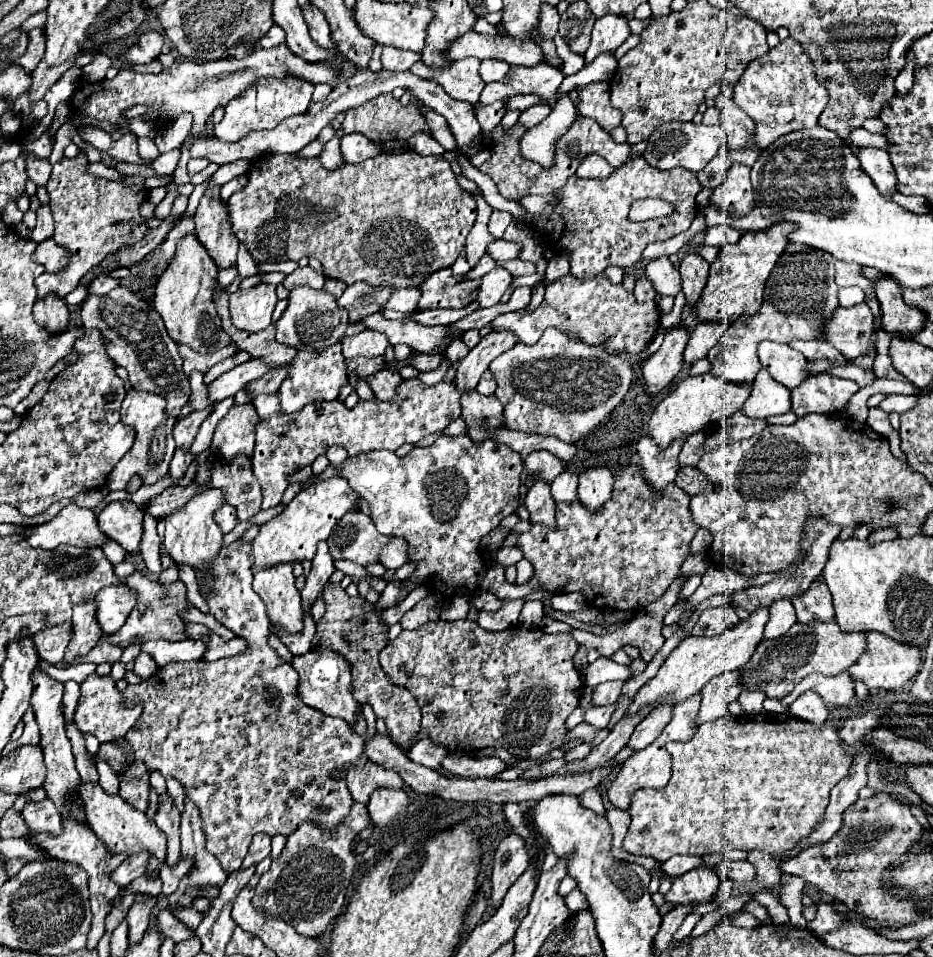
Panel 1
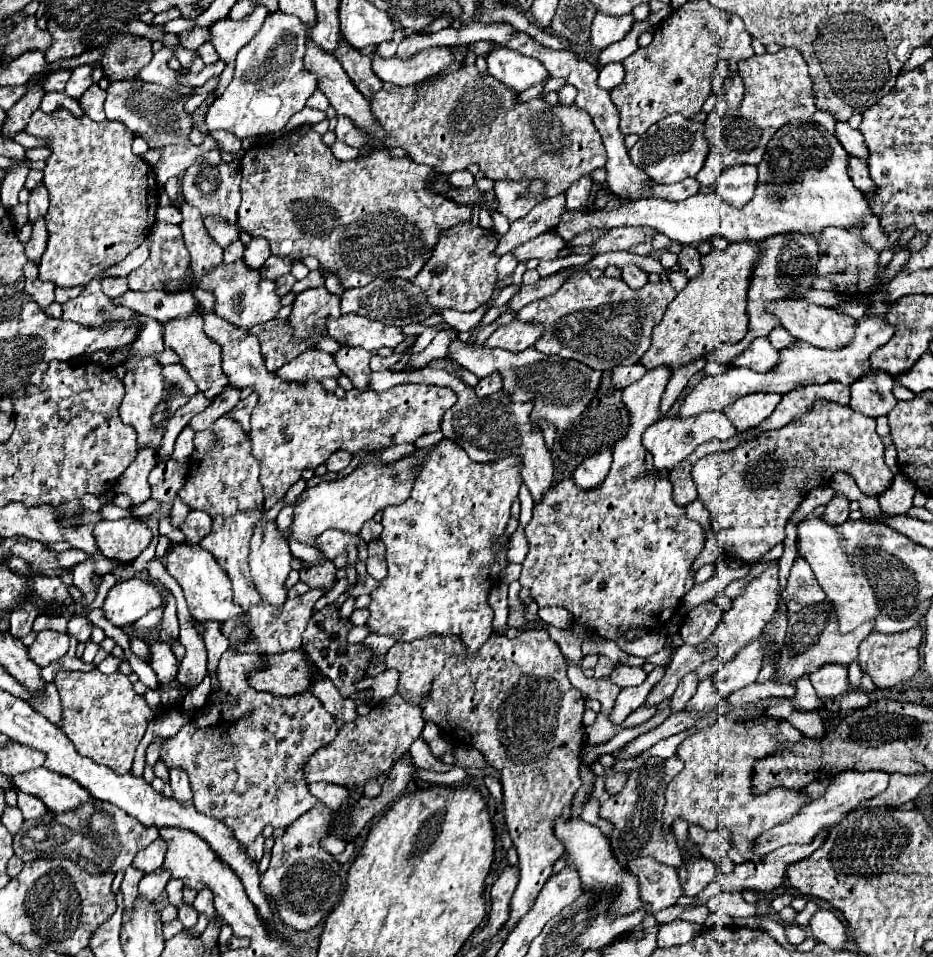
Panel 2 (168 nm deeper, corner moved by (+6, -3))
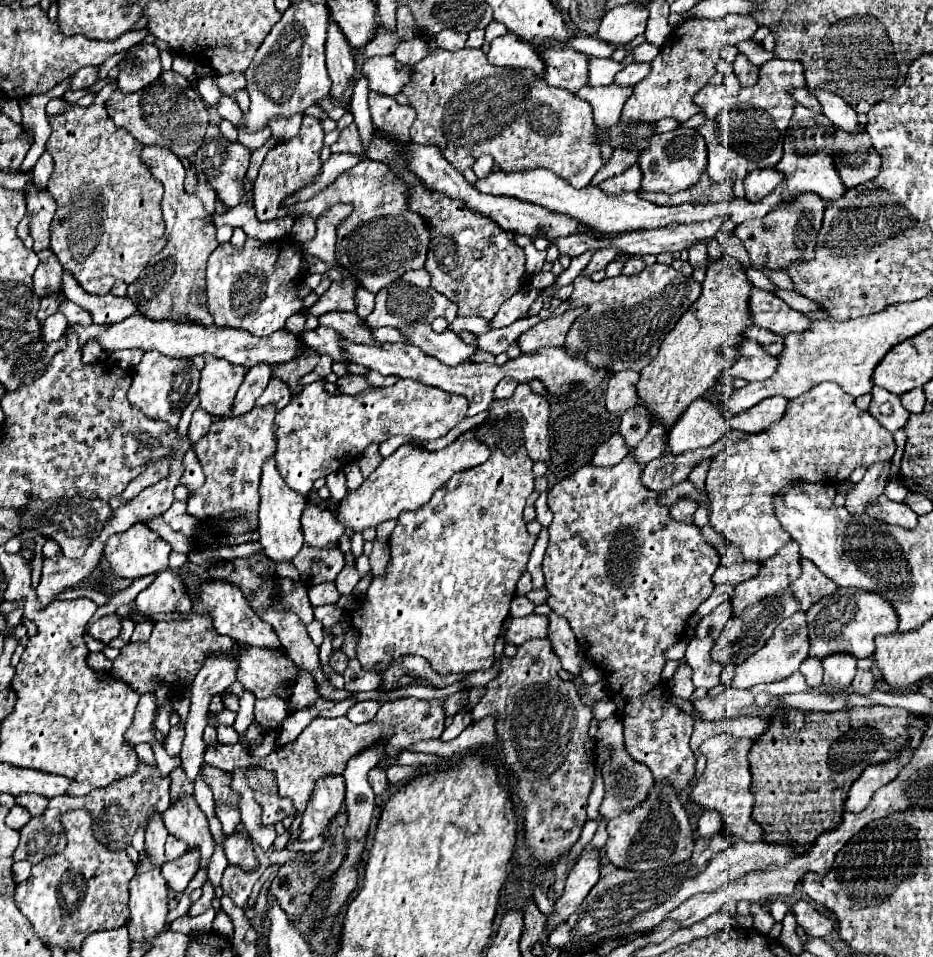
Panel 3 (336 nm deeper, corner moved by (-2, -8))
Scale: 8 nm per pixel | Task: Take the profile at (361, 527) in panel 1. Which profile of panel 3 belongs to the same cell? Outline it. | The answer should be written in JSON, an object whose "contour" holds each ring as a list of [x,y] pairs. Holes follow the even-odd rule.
{"contour":[[[308,506],[302,512],[302,532],[308,546],[328,548],[332,544],[338,544],[340,536],[344,534],[344,526],[340,526],[336,518],[332,518],[330,510]]]}

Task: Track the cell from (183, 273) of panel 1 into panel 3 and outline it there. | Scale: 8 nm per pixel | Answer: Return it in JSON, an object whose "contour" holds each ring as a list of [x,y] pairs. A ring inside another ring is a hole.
{"contour":[[[208,358],[200,378],[200,406],[214,416],[228,416],[246,368],[224,358]]]}

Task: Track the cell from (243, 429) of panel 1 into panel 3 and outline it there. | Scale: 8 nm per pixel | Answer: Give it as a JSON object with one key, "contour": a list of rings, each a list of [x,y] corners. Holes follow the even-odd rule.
{"contour":[[[272,378],[268,388],[262,392],[262,396],[256,400],[256,406],[260,408],[266,408],[266,406],[286,406],[288,404],[288,398],[290,398],[290,388],[286,382],[278,380],[278,378]]]}

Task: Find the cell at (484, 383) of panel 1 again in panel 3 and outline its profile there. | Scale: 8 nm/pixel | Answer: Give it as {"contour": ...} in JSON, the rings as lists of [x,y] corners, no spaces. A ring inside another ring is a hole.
{"contour":[[[502,378],[502,380],[498,382],[498,386],[494,388],[494,400],[510,398],[510,396],[514,394],[516,386],[518,386],[518,382],[516,382],[516,380],[512,380],[512,378]]]}

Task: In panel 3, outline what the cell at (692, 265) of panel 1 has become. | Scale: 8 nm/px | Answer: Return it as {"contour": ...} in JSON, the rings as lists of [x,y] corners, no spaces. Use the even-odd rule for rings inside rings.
{"contour":[[[698,242],[698,244],[690,246],[690,248],[688,248],[688,252],[690,252],[688,262],[692,264],[692,268],[694,268],[694,270],[704,268],[704,266],[708,264],[708,254],[706,254],[706,244],[704,244],[704,242]]]}

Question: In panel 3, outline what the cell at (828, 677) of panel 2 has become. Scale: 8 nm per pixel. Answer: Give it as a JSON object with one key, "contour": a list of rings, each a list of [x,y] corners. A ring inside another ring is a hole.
{"contour":[[[832,654],[824,658],[824,684],[832,688],[846,688],[854,680],[856,660],[850,654]]]}

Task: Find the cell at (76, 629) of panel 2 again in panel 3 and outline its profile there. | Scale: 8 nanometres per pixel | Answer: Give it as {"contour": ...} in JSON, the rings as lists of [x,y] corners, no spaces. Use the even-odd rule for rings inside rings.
{"contour":[[[116,614],[104,616],[102,620],[98,620],[90,626],[90,636],[96,640],[102,640],[104,644],[108,644],[118,634],[120,634],[120,618]]]}

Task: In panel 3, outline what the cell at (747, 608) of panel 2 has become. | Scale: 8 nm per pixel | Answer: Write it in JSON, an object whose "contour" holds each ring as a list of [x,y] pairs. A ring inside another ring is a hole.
{"contour":[[[790,542],[788,546],[784,546],[784,550],[780,550],[780,554],[774,554],[772,558],[768,558],[768,562],[762,562],[758,576],[734,588],[732,594],[734,616],[742,614],[748,606],[786,590],[798,576],[800,576],[800,554],[796,542]]]}

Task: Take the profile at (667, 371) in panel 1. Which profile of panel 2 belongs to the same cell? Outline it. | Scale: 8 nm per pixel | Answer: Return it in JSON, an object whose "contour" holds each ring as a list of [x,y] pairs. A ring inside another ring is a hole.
{"contour":[[[668,367],[652,369],[640,381],[622,391],[630,425],[624,439],[614,447],[614,461],[604,485],[584,491],[572,481],[572,477],[562,479],[544,493],[540,505],[534,505],[532,521],[526,525],[530,551],[522,563],[520,585],[532,591],[532,597],[540,607],[564,607],[572,613],[576,625],[608,641],[620,639],[628,629],[662,629],[678,611],[682,597],[696,585],[692,565],[706,543],[700,523],[686,519],[684,507],[674,503],[670,481],[656,475],[648,477],[644,469],[646,449],[642,445],[642,433],[660,417],[660,397],[668,379]]]}

